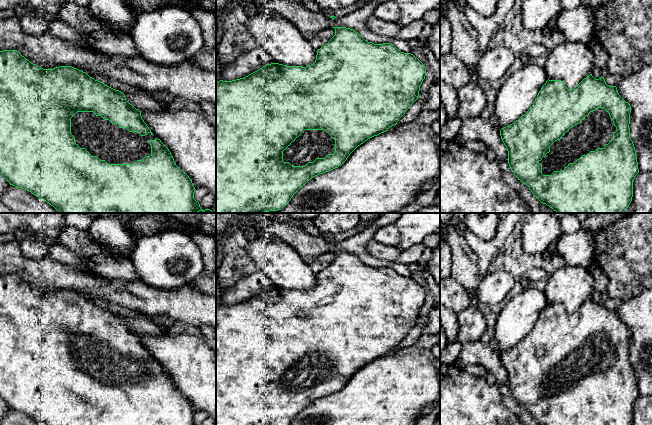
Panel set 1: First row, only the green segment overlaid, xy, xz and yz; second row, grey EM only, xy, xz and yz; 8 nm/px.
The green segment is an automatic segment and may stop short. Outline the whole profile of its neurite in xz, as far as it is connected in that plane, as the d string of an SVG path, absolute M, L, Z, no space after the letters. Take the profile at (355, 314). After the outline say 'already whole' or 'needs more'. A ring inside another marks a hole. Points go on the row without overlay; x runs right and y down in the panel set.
M333 252L335 259L316 275L316 284L309 290L271 287L244 302L232 305L220 304L216 307L216 425L290 425L310 403L338 392L358 370L396 349L418 323L420 310L426 300L426 292L417 281L411 277L401 276L391 267L368 266L353 253Z | needs more

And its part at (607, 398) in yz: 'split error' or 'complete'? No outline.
split error

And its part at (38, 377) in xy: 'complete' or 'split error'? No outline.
split error

